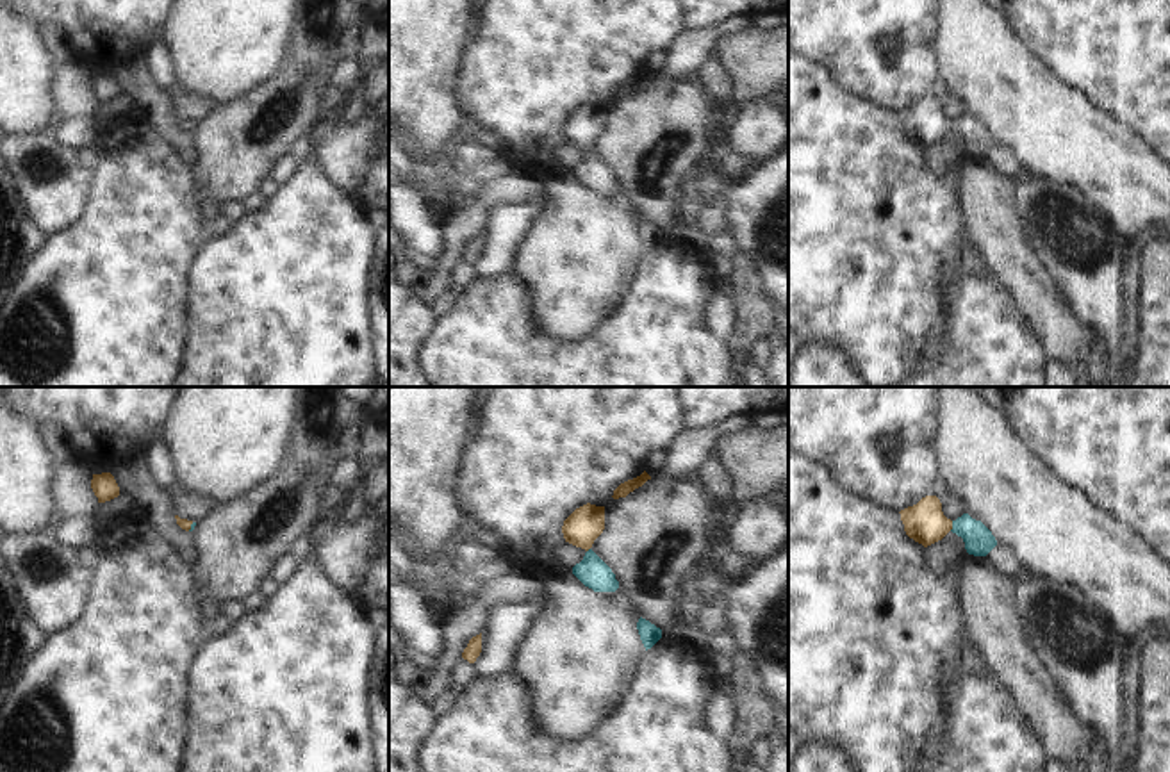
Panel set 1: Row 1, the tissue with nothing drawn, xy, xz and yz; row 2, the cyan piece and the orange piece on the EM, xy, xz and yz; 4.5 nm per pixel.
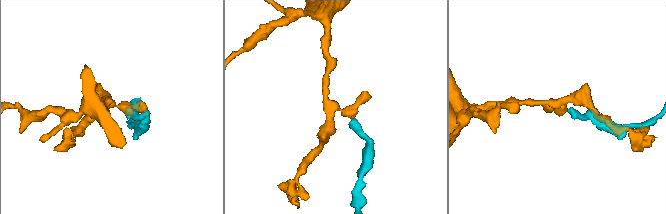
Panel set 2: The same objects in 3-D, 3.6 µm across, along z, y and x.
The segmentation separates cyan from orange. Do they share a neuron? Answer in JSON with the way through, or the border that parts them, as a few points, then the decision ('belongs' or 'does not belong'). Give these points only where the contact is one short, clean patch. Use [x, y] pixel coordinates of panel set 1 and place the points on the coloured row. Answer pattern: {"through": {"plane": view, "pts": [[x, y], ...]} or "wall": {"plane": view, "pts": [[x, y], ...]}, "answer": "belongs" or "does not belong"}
{"through": {"plane": "yz", "pts": [[978, 539], [965, 526], [953, 526], [924, 523]]}, "answer": "belongs"}

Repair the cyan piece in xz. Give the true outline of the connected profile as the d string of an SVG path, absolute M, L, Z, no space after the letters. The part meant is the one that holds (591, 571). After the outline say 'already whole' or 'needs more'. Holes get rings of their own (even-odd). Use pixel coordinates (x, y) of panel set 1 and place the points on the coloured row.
M592 549L573 567L573 574L594 592L615 592L619 588L612 569Z; already whole

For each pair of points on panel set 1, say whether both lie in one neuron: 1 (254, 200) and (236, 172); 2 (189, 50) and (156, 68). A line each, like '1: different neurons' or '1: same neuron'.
1: different neurons
2: different neurons

